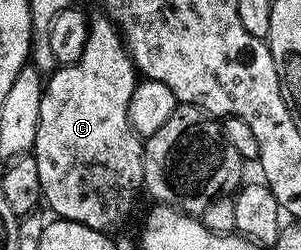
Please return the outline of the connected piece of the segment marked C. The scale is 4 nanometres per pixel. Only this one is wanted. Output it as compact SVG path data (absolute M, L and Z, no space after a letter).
M105 16L99 18L91 17L88 25L88 40L84 44L84 52L80 60L76 60L71 66L58 66L45 79L42 88L42 99L40 100L40 124L36 124L36 140L32 151L36 160L36 169L40 172L40 188L45 205L50 205L55 210L58 218L67 218L69 222L84 224L93 230L103 232L114 232L117 226L122 226L130 218L130 213L134 210L134 205L138 202L138 193L143 193L142 185L142 144L143 139L139 138L138 133L130 127L128 120L128 100L132 100L132 92L138 85L140 78L134 68L134 61L130 59L130 53L126 51L126 44L118 33L118 27Z

